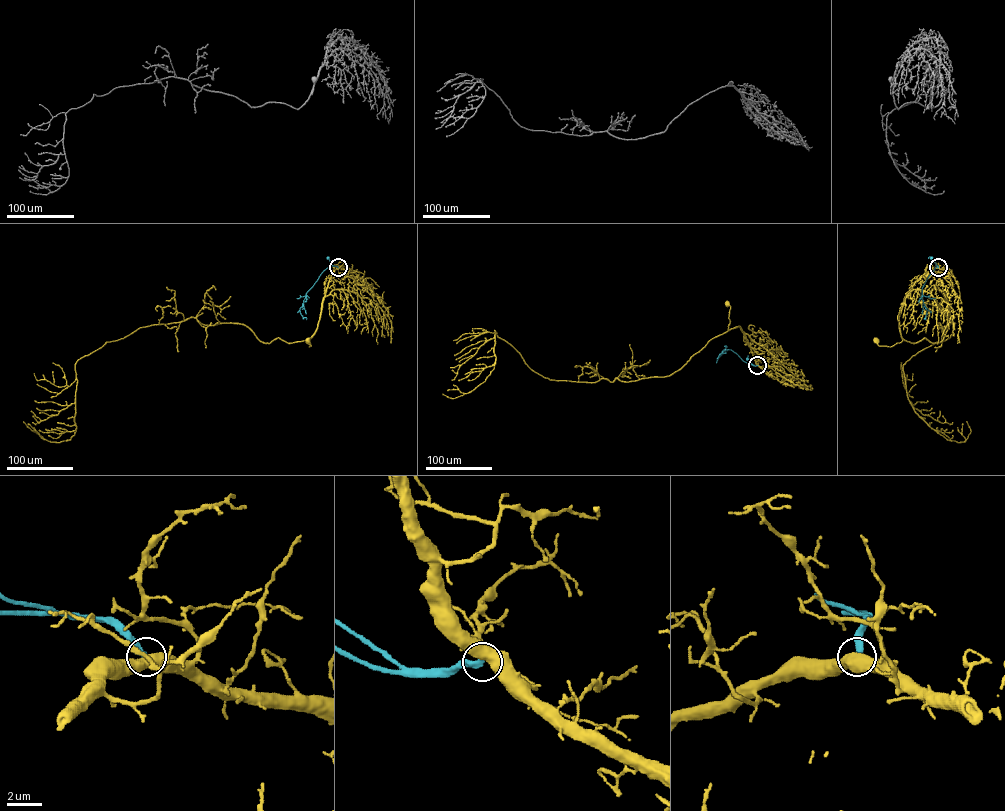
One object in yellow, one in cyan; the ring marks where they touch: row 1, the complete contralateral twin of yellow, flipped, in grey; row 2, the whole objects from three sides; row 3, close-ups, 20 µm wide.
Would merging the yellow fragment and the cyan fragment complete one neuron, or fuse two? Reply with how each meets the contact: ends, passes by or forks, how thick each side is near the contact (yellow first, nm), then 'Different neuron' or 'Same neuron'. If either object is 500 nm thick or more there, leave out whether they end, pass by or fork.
Thickness 550 nm (yellow) against 360 nm. Different neuron

